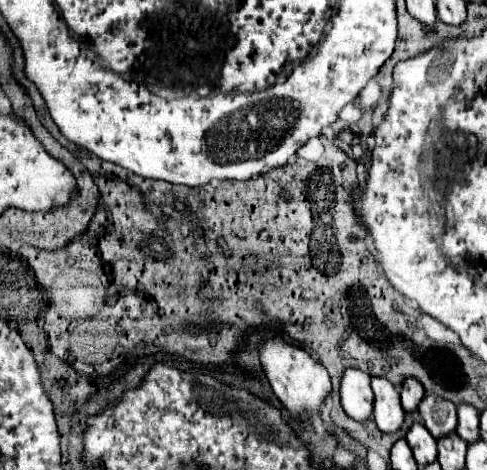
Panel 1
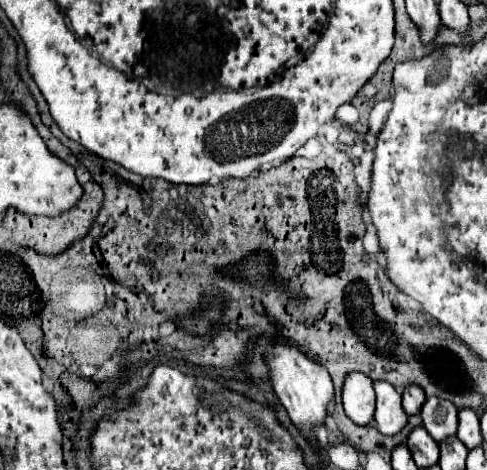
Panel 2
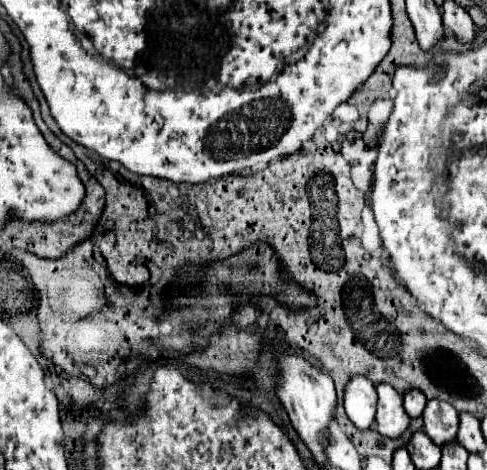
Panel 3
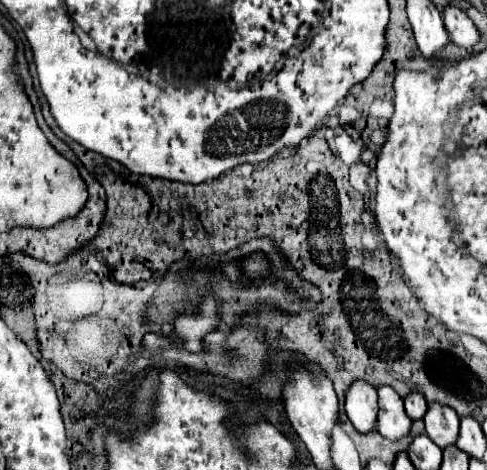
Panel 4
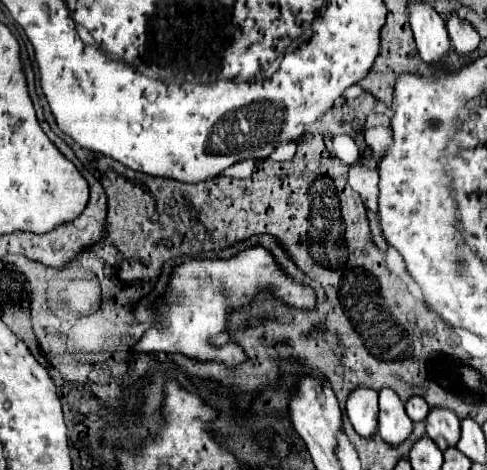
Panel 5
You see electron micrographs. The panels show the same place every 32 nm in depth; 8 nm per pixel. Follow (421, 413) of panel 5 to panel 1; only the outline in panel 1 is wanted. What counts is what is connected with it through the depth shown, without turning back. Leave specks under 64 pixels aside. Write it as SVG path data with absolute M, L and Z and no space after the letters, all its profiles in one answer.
M408 380L408 384L404 384L400 396L402 396L402 408L406 412L414 412L414 410L418 410L418 406L424 398L424 388L420 388L420 384L416 384L416 380Z

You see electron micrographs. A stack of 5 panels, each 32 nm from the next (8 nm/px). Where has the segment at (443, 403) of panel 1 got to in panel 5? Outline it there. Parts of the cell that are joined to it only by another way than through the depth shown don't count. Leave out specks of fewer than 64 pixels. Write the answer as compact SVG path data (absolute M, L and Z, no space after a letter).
M432 408L426 418L426 432L436 442L436 446L444 452L452 448L460 440L460 420L452 410Z

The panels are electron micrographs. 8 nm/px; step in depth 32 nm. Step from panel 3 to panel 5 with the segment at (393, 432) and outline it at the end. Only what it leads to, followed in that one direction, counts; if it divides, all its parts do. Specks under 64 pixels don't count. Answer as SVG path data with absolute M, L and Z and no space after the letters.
M384 388L380 390L380 416L378 416L378 434L390 446L398 446L412 434L412 420L404 410L404 402L396 392Z

